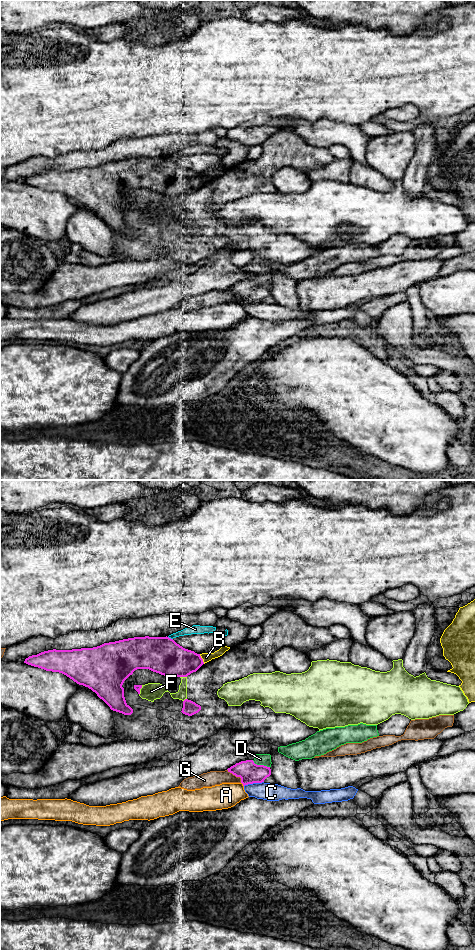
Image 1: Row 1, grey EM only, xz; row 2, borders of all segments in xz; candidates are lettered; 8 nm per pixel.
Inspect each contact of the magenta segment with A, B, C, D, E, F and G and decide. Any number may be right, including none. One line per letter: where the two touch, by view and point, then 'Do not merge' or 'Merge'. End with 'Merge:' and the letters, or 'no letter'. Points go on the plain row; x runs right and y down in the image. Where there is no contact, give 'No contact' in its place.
A: Touches magenta at xz (242, 303). Do not merge
B: Touches magenta at xz (202, 179). Do not merge
C: Touches magenta at xz (253, 302). Do not merge
D: Touches magenta at xz (261, 285). Merge
E: Touches magenta at xz (170, 158). Do not merge
F: Touches magenta at xz (183, 196). Do not merge
G: Touches magenta at xz (236, 296). Do not merge
Merge: D

